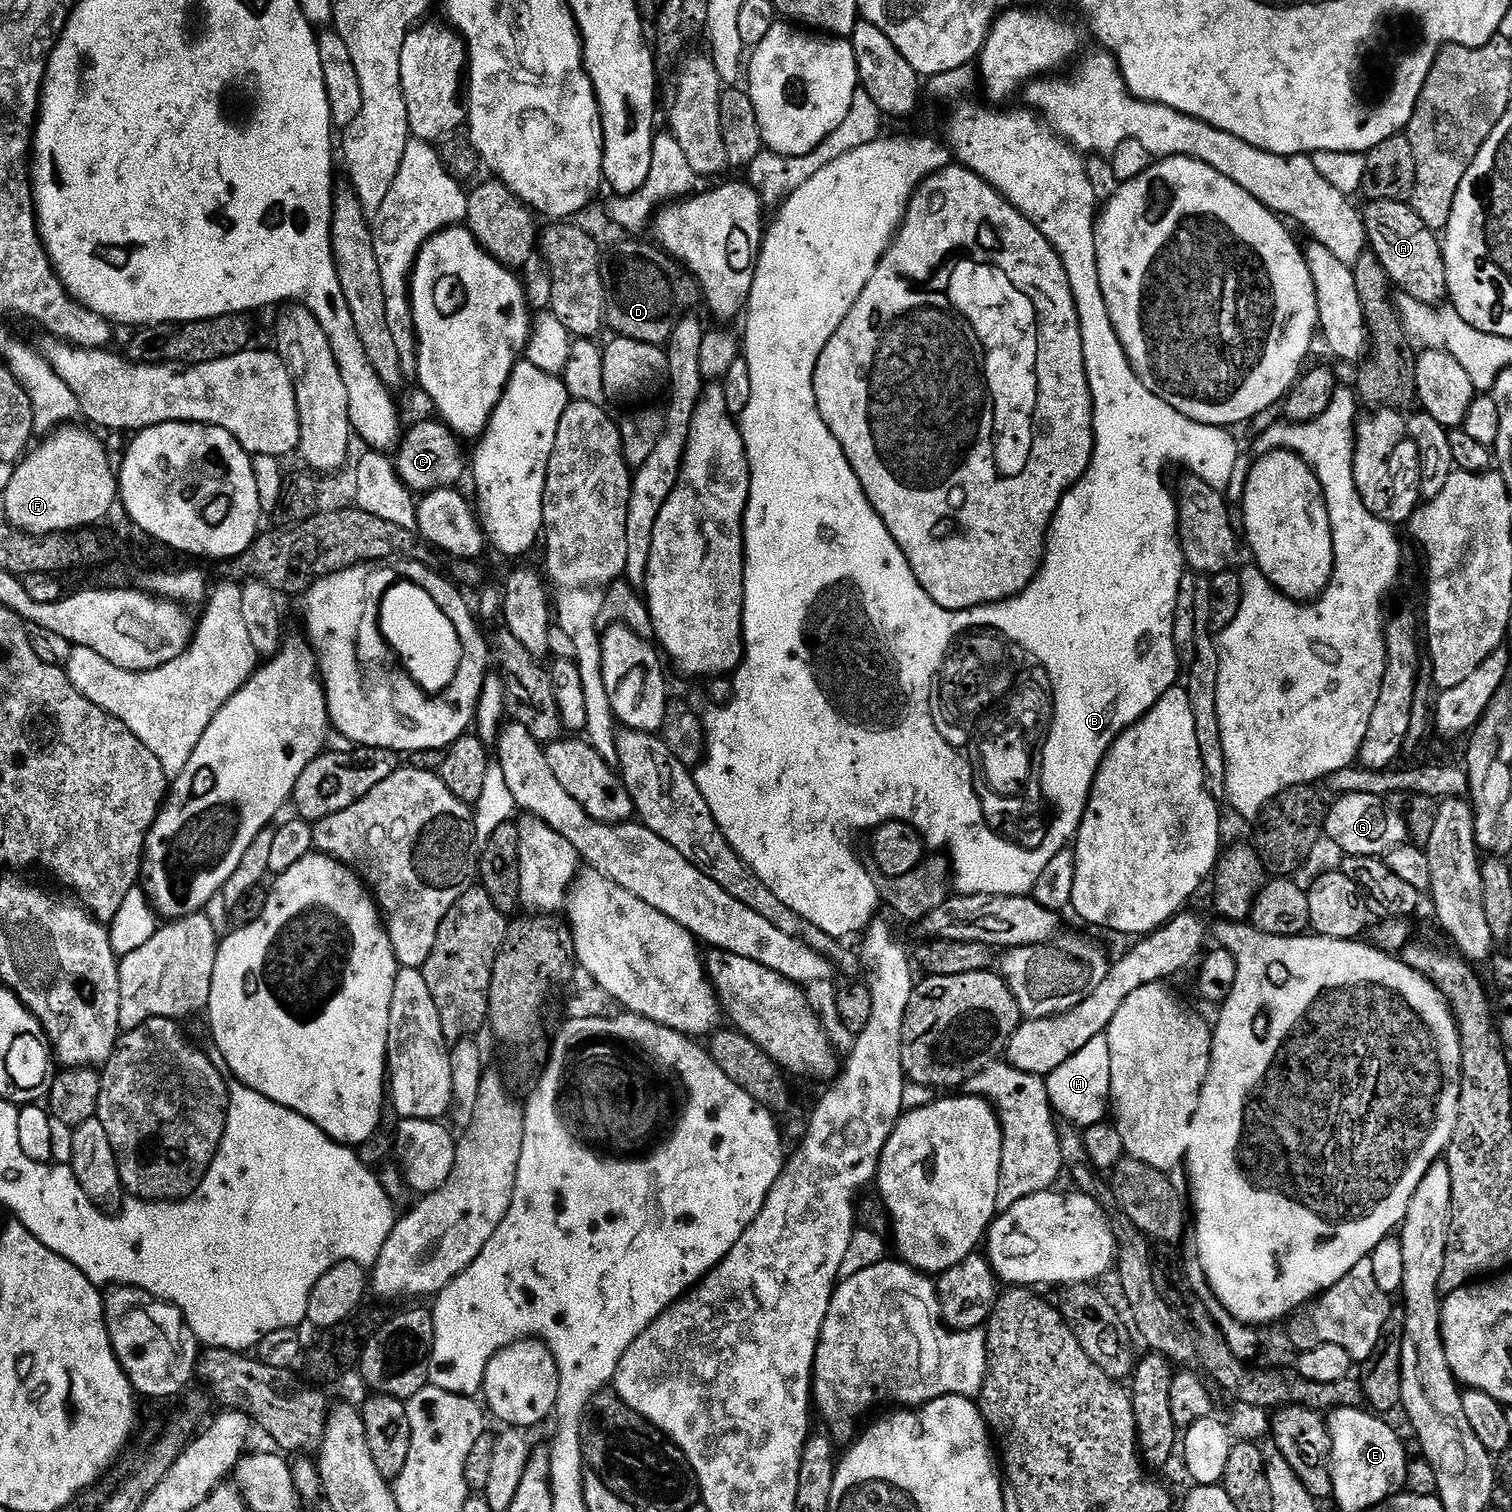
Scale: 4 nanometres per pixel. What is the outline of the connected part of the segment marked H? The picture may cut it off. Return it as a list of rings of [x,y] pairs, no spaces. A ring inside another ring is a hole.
[[[1107,1035],[1094,1038],[1078,1050],[1058,1070],[1054,1070],[1046,1077],[1048,1086],[1048,1103],[1052,1105],[1053,1113],[1061,1121],[1069,1120],[1077,1124],[1080,1130],[1087,1130],[1096,1124],[1105,1123],[1106,1116],[1110,1112],[1110,1046]]]

